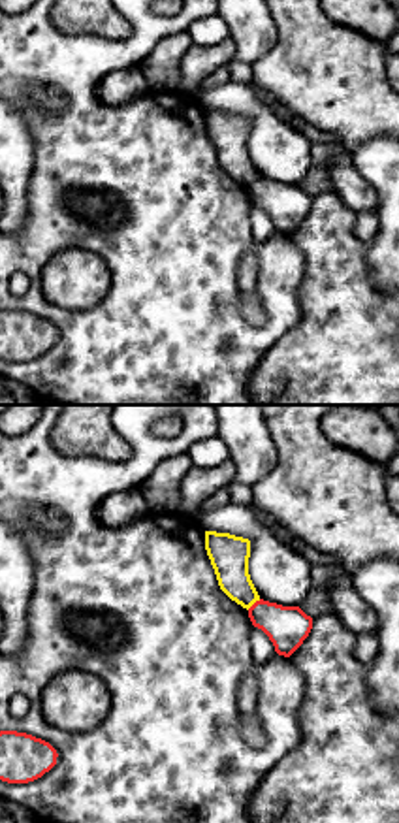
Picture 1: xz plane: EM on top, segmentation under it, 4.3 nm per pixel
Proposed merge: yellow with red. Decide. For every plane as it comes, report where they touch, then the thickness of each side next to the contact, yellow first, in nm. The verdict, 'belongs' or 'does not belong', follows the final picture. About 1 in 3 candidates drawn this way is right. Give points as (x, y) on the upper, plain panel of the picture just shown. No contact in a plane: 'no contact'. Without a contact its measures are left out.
(253, 181) | 170/180 nm

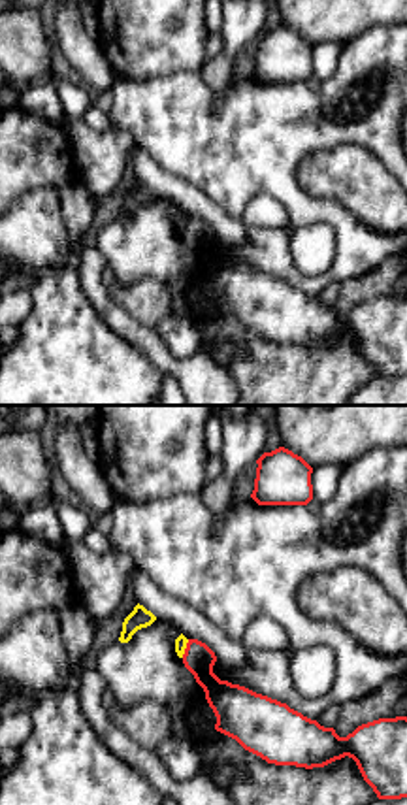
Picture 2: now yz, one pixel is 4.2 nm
(185, 225) | 50/140 nm

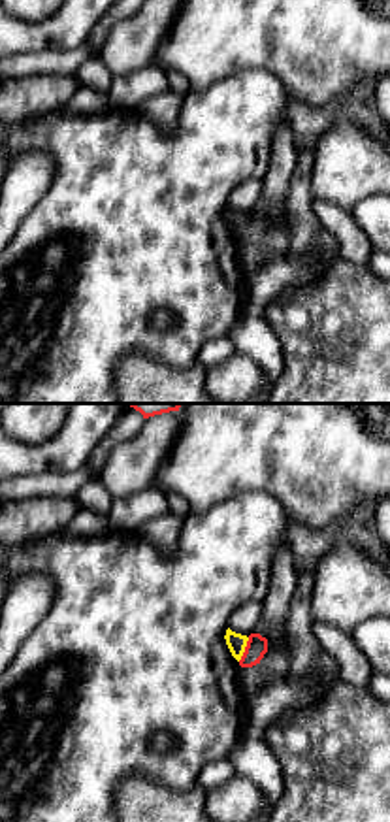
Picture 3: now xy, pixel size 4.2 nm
(243, 227) | 80/90 nm

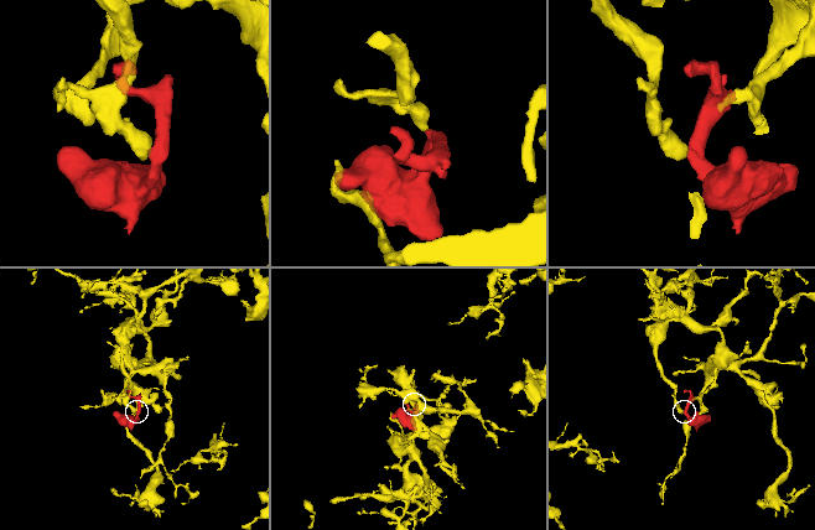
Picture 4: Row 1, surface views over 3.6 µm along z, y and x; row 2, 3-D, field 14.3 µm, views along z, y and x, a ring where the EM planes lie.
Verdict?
does not belong

